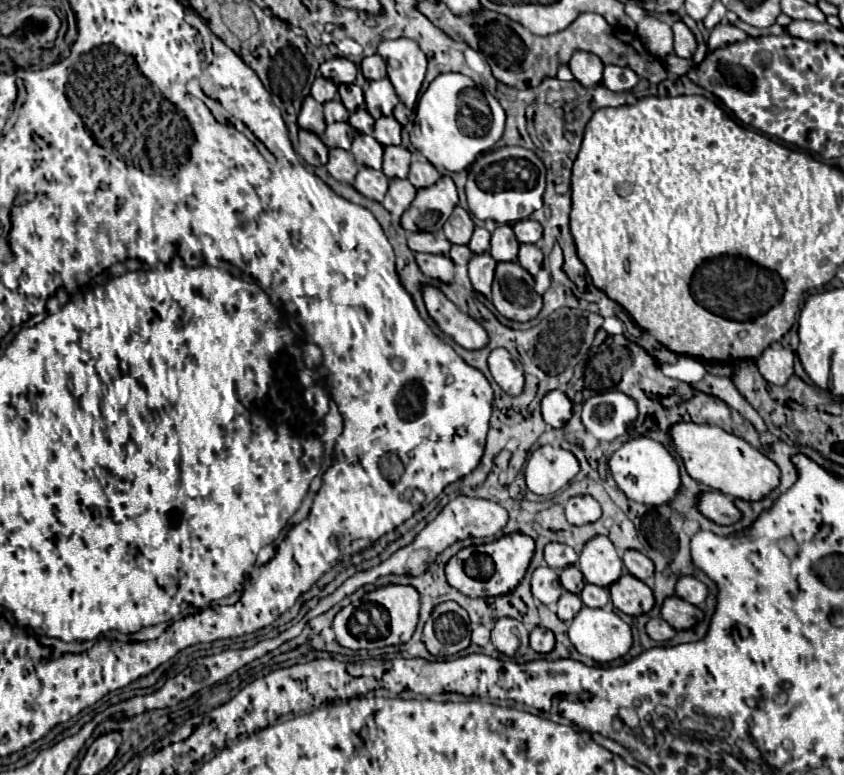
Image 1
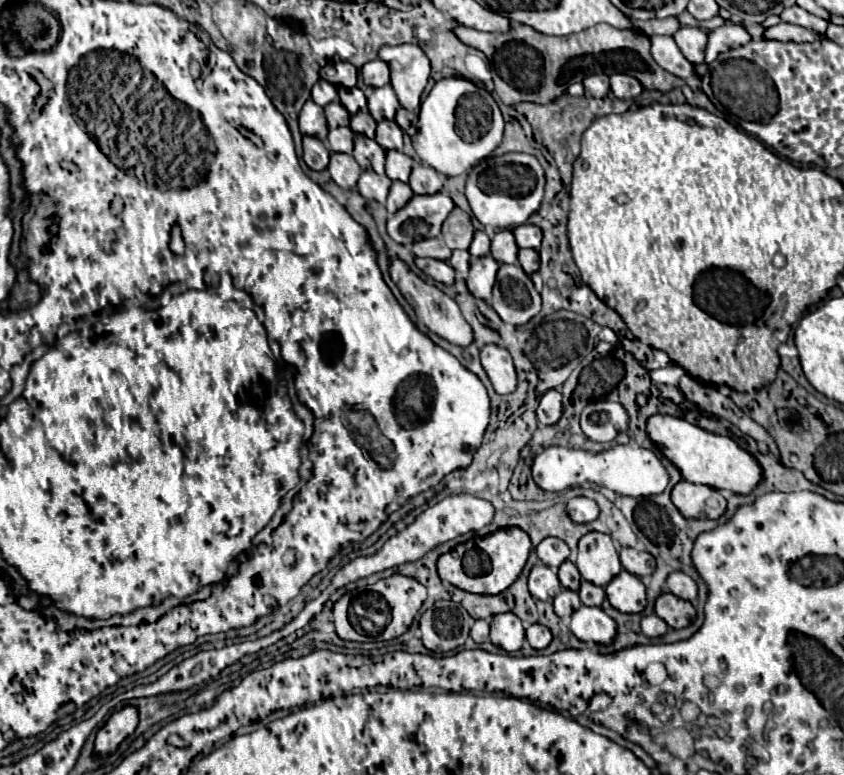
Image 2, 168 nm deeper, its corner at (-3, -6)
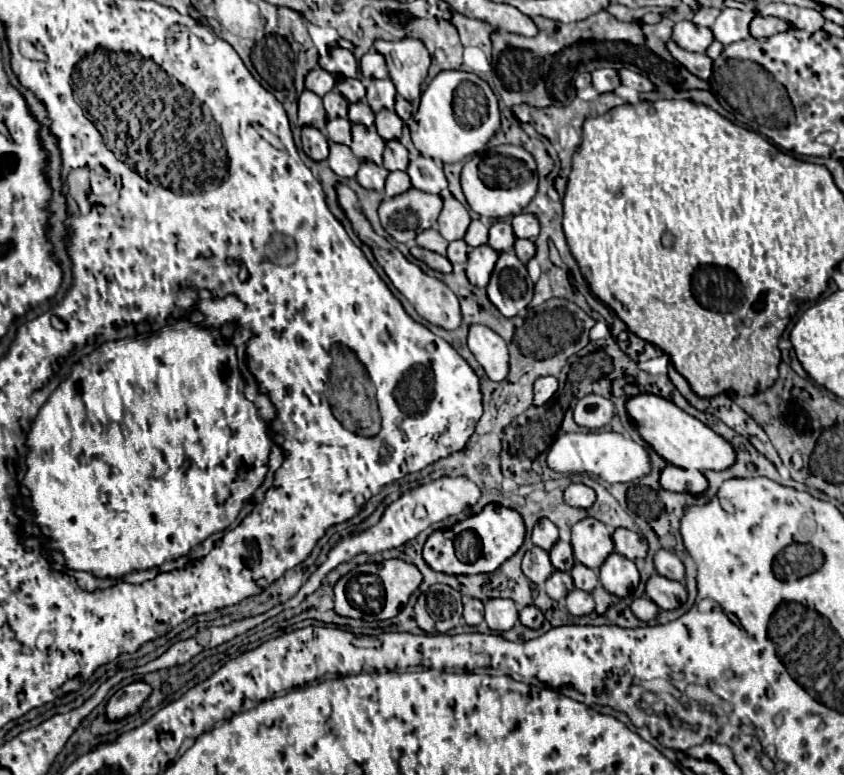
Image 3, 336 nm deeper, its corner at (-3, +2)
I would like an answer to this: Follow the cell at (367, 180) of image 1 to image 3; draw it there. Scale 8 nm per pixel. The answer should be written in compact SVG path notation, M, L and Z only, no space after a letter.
M363 161L359 167L359 173L355 175L357 183L365 189L373 189L373 191L383 191L385 187L385 179L387 179L389 171L385 167L377 167L371 161Z

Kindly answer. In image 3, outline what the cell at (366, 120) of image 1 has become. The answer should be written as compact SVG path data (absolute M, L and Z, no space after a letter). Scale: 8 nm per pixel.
M357 101L349 105L349 121L351 123L361 123L367 127L373 127L373 111L365 101Z

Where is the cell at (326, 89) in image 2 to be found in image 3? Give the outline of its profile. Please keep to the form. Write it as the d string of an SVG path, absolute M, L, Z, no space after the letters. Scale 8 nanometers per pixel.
M321 67L313 69L307 77L305 77L305 87L313 93L317 93L319 97L323 97L325 93L329 93L335 87L335 77L327 71L323 71Z

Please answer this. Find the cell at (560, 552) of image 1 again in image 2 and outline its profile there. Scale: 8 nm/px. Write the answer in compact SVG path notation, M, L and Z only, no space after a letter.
M545 537L537 545L537 557L551 569L557 569L569 557L569 547L557 537Z

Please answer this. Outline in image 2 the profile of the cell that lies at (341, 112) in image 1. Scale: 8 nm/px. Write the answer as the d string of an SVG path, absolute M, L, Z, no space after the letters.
M333 101L331 105L327 105L325 115L327 115L327 125L330 129L337 128L339 125L349 125L349 113L347 109L343 109L339 101Z

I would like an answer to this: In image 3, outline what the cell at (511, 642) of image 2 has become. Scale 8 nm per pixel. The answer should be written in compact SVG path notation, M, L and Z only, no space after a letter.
M491 599L485 603L485 621L491 631L503 633L515 627L519 611L511 599Z

